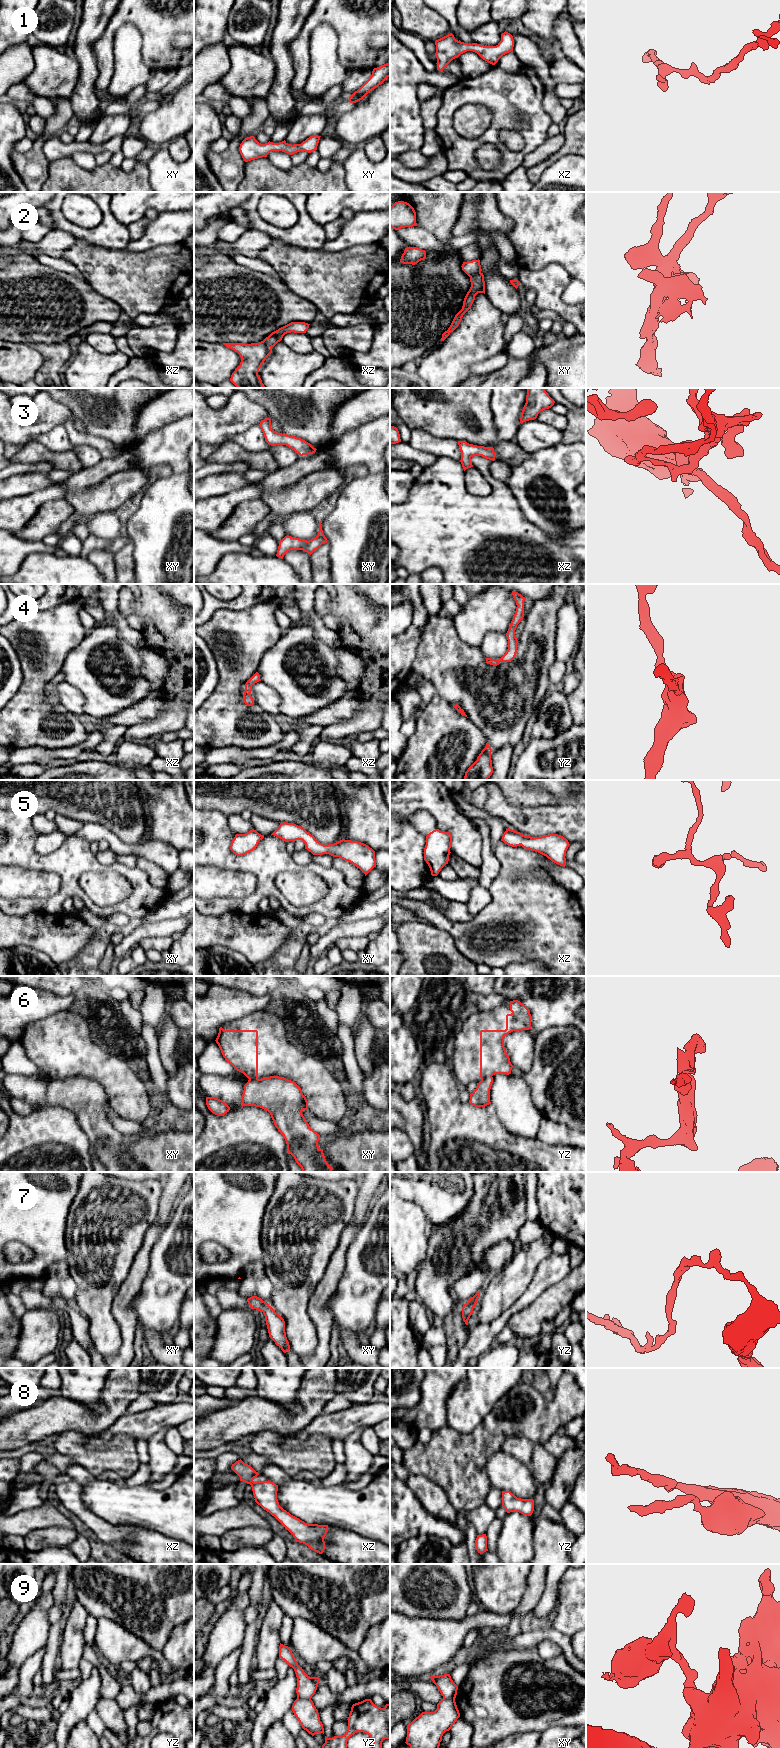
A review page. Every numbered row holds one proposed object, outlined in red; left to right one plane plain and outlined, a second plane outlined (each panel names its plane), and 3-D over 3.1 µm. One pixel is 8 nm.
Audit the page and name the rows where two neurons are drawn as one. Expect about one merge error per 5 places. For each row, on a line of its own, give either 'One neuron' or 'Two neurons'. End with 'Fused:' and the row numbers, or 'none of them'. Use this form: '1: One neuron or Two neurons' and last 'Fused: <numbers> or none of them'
1: One neuron
2: One neuron
3: One neuron
4: One neuron
5: One neuron
6: Two neurons
7: One neuron
8: One neuron
9: Two neurons
Fused: 6, 9

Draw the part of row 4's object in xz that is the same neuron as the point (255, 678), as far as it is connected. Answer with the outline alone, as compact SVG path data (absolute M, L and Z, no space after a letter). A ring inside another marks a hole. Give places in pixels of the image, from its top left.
M256 672L245 684L245 692L243 694L243 702L247 706L252 706L254 704L254 700L253 700L252 696L250 695L250 693L252 691L252 686L259 681L261 681L260 675L258 672Z

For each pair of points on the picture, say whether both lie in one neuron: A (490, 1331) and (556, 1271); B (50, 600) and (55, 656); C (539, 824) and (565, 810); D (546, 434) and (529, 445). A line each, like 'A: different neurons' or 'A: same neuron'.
A: same neuron
B: different neurons
C: same neuron
D: same neuron

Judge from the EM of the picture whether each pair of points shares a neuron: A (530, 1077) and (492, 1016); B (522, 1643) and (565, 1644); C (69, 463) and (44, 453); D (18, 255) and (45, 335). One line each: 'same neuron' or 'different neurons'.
A: same neuron
B: same neuron
C: same neuron
D: same neuron

